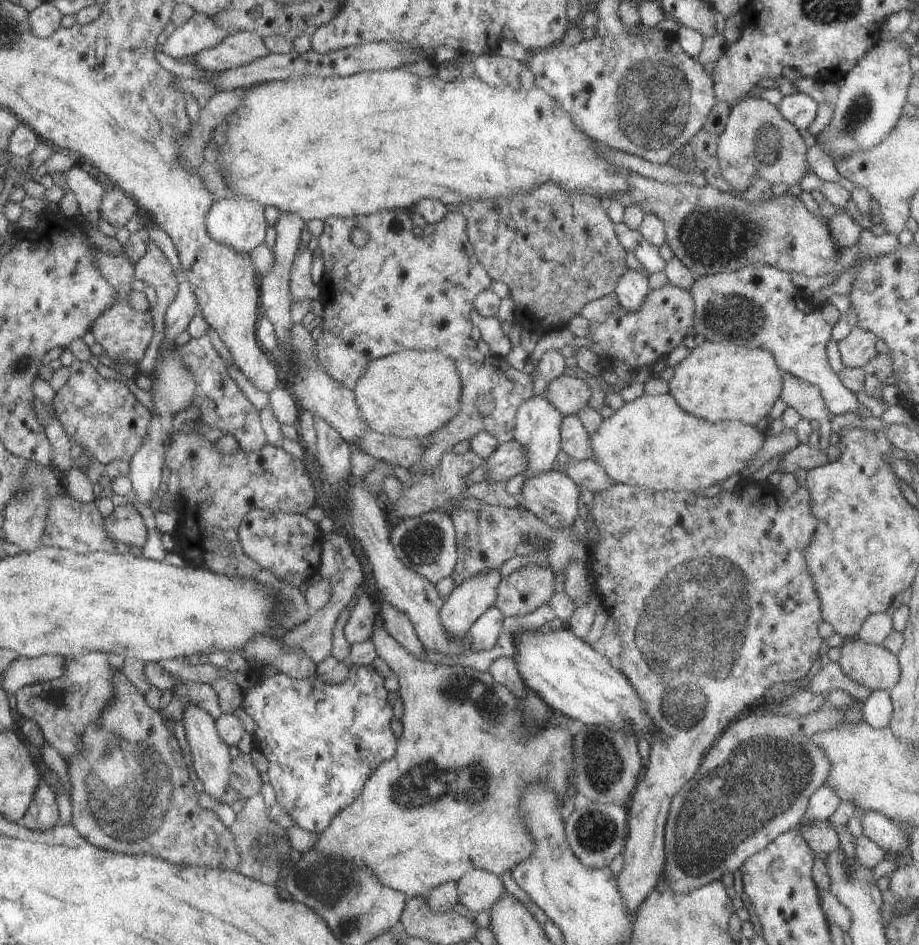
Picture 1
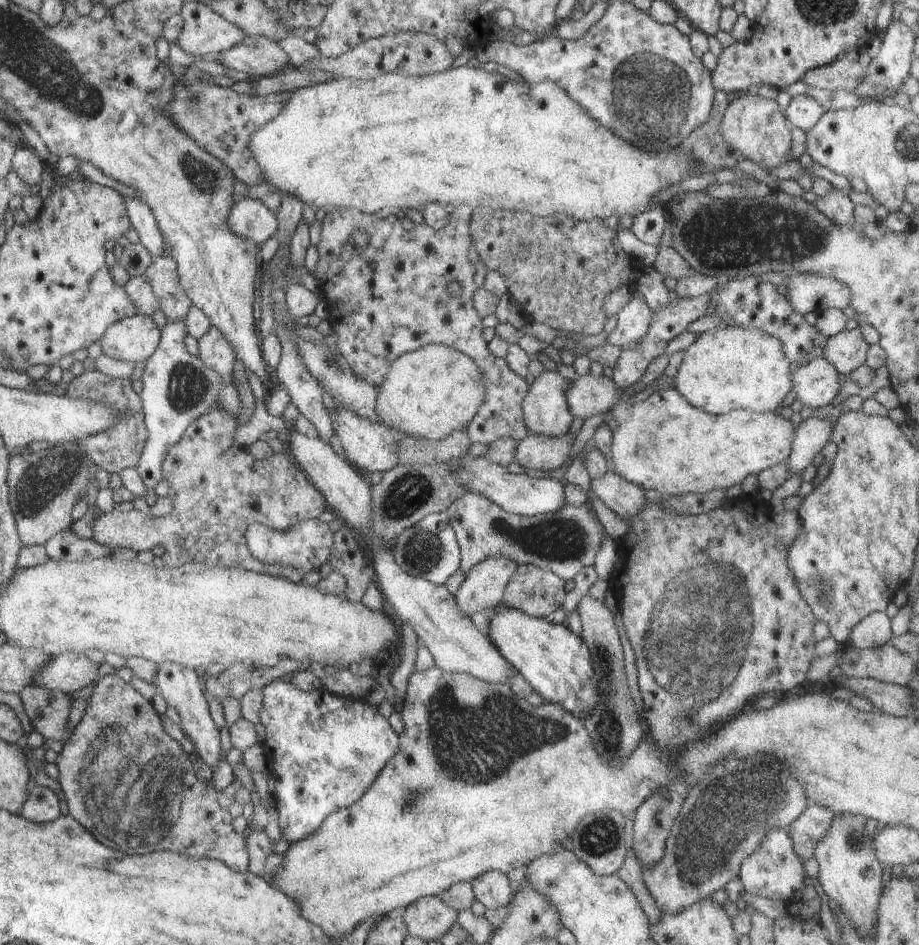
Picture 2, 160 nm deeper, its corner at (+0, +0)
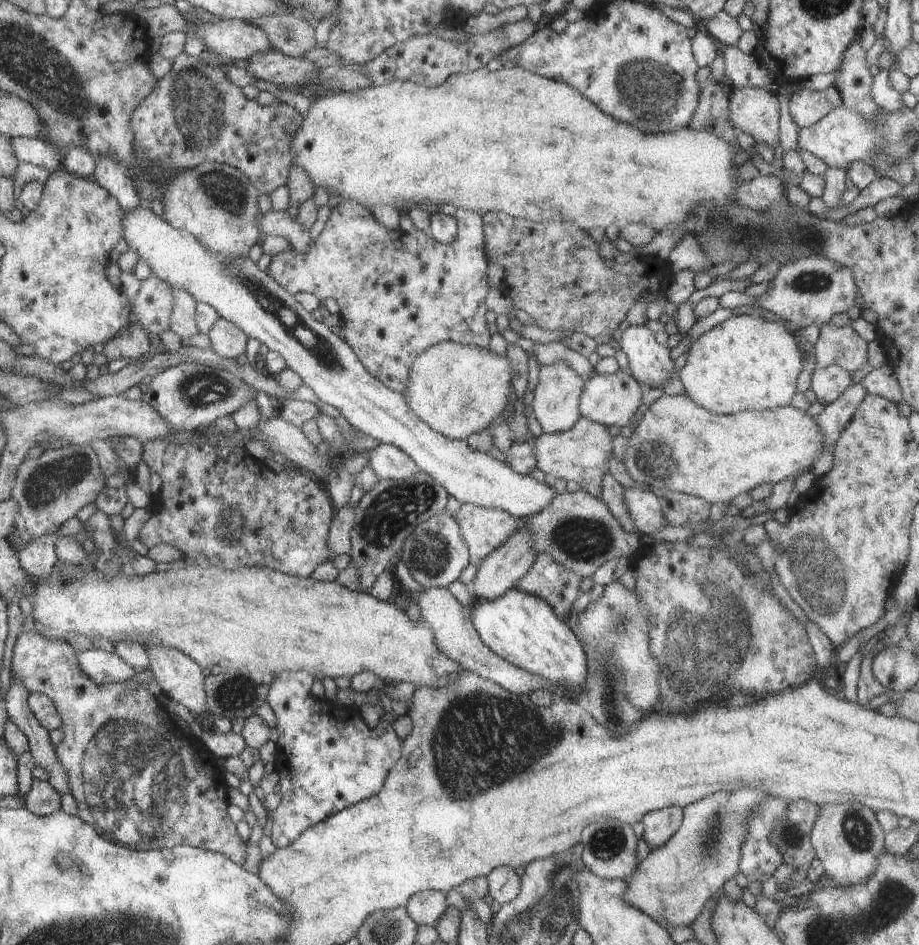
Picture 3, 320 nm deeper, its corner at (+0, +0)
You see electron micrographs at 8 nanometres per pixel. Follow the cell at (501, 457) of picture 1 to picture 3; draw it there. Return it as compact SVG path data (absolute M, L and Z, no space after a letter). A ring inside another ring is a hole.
M580 417L570 430L559 433L543 433L532 444L537 468L545 474L552 474L555 478L574 480L580 488L592 496L601 499L603 493L603 478L609 472L610 459L613 456L612 439L608 427Z

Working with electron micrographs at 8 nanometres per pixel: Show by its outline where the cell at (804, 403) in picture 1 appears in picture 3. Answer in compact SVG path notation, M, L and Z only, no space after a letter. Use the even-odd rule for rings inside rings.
M838 365L817 366L809 380L811 382L810 388L824 405L829 405L838 400L853 384L852 374Z

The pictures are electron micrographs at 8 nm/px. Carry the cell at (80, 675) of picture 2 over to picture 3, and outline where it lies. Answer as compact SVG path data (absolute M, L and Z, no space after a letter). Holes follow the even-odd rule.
M95 648L76 652L80 668L95 683L123 683L136 676L137 670L115 652Z

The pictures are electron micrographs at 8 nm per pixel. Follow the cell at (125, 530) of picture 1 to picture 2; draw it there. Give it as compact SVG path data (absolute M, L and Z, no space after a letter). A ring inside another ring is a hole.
M217 408L194 419L184 431L182 438L164 455L162 461L163 478L169 484L167 497L172 503L172 511L166 516L152 517L134 509L112 512L96 516L93 525L93 540L110 550L130 548L130 550L150 550L162 544L166 552L161 557L164 567L179 567L186 563L207 563L222 567L242 567L257 573L270 573L300 583L303 574L289 566L269 565L260 562L247 547L246 531L252 523L266 524L266 515L274 516L275 531L286 531L296 523L318 519L328 509L325 498L313 485L305 472L284 452L274 453L265 460L257 460L249 451L234 441L236 420L227 412Z

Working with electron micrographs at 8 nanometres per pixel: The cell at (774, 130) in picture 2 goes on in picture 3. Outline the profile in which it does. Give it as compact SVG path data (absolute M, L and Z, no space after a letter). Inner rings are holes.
M735 87L729 100L729 119L738 134L749 134L755 142L766 142L774 149L779 145L779 100L777 94L764 89Z

